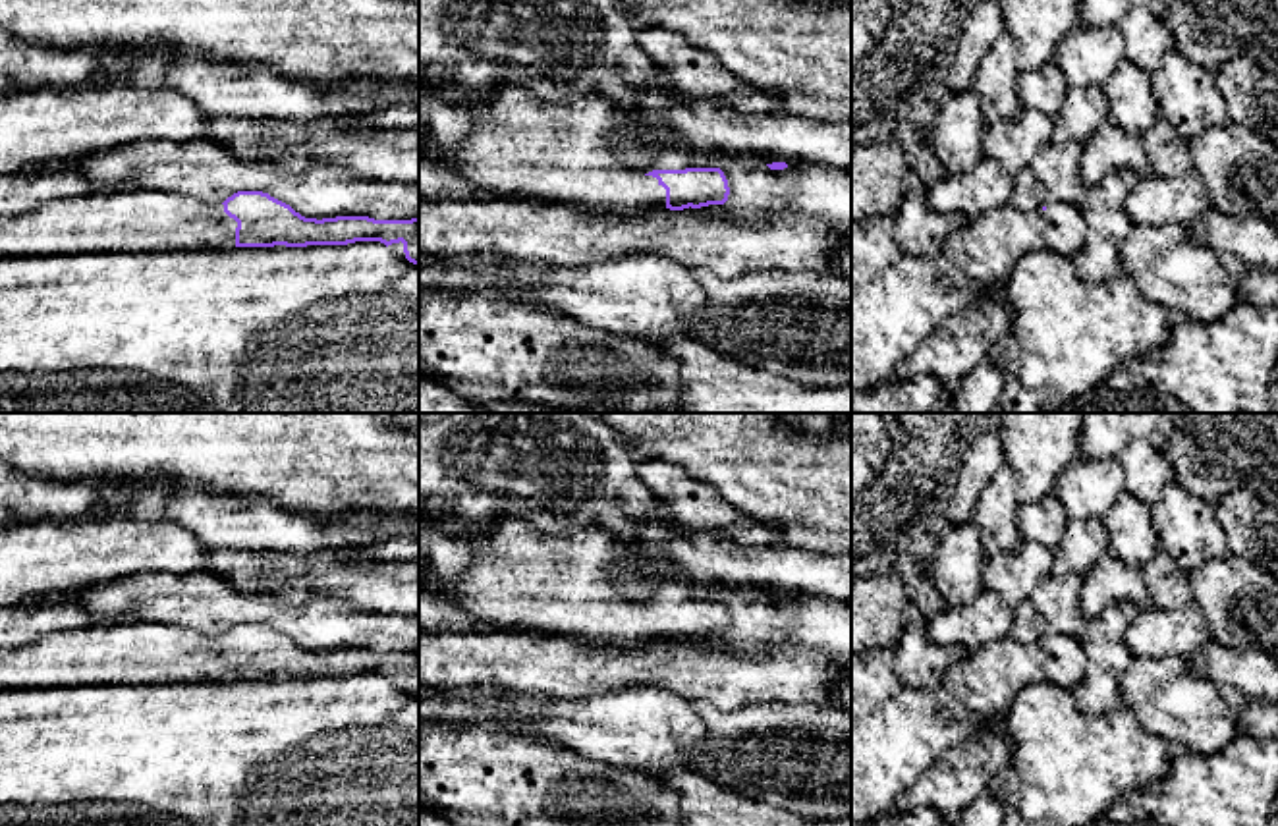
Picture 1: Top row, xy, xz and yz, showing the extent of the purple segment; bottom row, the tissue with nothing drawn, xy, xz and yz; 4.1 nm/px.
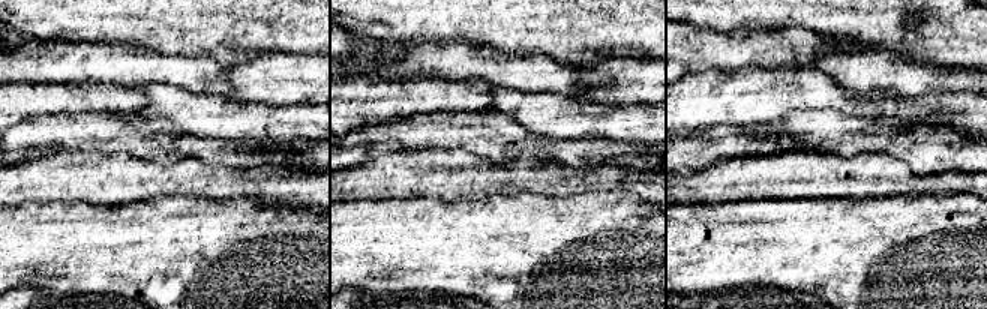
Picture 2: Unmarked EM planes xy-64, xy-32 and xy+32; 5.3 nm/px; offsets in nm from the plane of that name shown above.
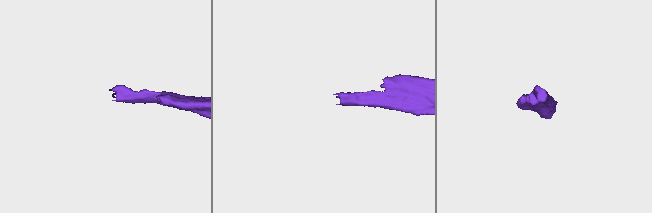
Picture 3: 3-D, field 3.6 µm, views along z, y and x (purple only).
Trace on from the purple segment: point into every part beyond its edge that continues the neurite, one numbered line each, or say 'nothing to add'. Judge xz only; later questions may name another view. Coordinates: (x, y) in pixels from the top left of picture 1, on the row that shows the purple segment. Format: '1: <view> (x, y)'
1: xz (520, 147)

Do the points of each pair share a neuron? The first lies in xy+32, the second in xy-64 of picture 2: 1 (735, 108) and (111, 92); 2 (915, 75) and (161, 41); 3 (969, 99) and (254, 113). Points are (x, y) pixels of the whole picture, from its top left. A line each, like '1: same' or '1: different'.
1: same
2: different
3: same

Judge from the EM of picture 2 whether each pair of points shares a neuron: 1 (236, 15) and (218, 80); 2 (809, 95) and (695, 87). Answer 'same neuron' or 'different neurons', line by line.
1: different neurons
2: same neuron

